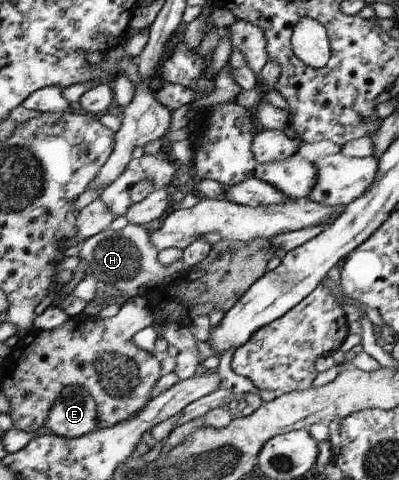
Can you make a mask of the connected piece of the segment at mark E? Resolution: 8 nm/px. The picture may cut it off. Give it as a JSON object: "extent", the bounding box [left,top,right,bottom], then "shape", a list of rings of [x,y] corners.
{"extent":[40,385,98,439],"shape":[[[66,385],[58,393],[58,399],[54,399],[54,407],[50,407],[50,413],[46,415],[44,424],[40,429],[52,435],[74,439],[95,431],[98,428],[96,421],[96,409],[90,393],[84,387],[78,385]]]}

